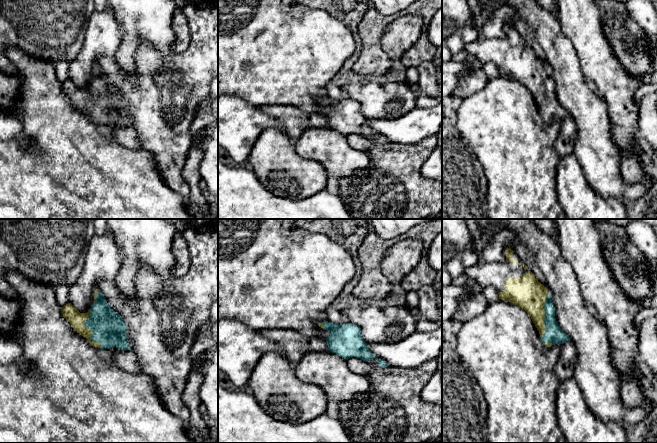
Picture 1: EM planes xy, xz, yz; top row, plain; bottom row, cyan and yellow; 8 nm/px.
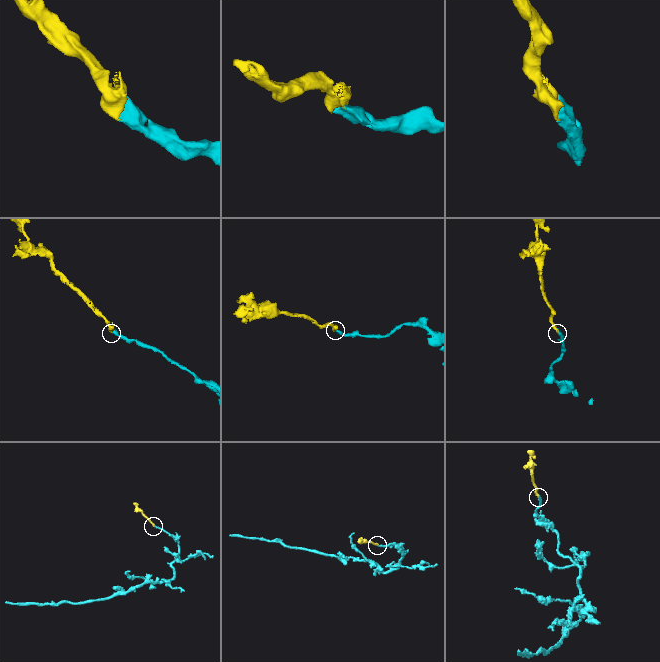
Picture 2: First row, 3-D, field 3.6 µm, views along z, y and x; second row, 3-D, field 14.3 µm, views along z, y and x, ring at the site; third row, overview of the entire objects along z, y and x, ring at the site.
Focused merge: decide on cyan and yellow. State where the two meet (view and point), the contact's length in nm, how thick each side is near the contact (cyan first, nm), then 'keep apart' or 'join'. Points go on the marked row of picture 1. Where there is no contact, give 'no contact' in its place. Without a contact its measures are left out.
xy (91, 330) | 320 nm | 260/120 nm | join

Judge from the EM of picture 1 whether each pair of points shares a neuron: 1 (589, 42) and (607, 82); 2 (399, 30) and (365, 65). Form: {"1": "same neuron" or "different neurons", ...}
{"1": "same neuron", "2": "different neurons"}

